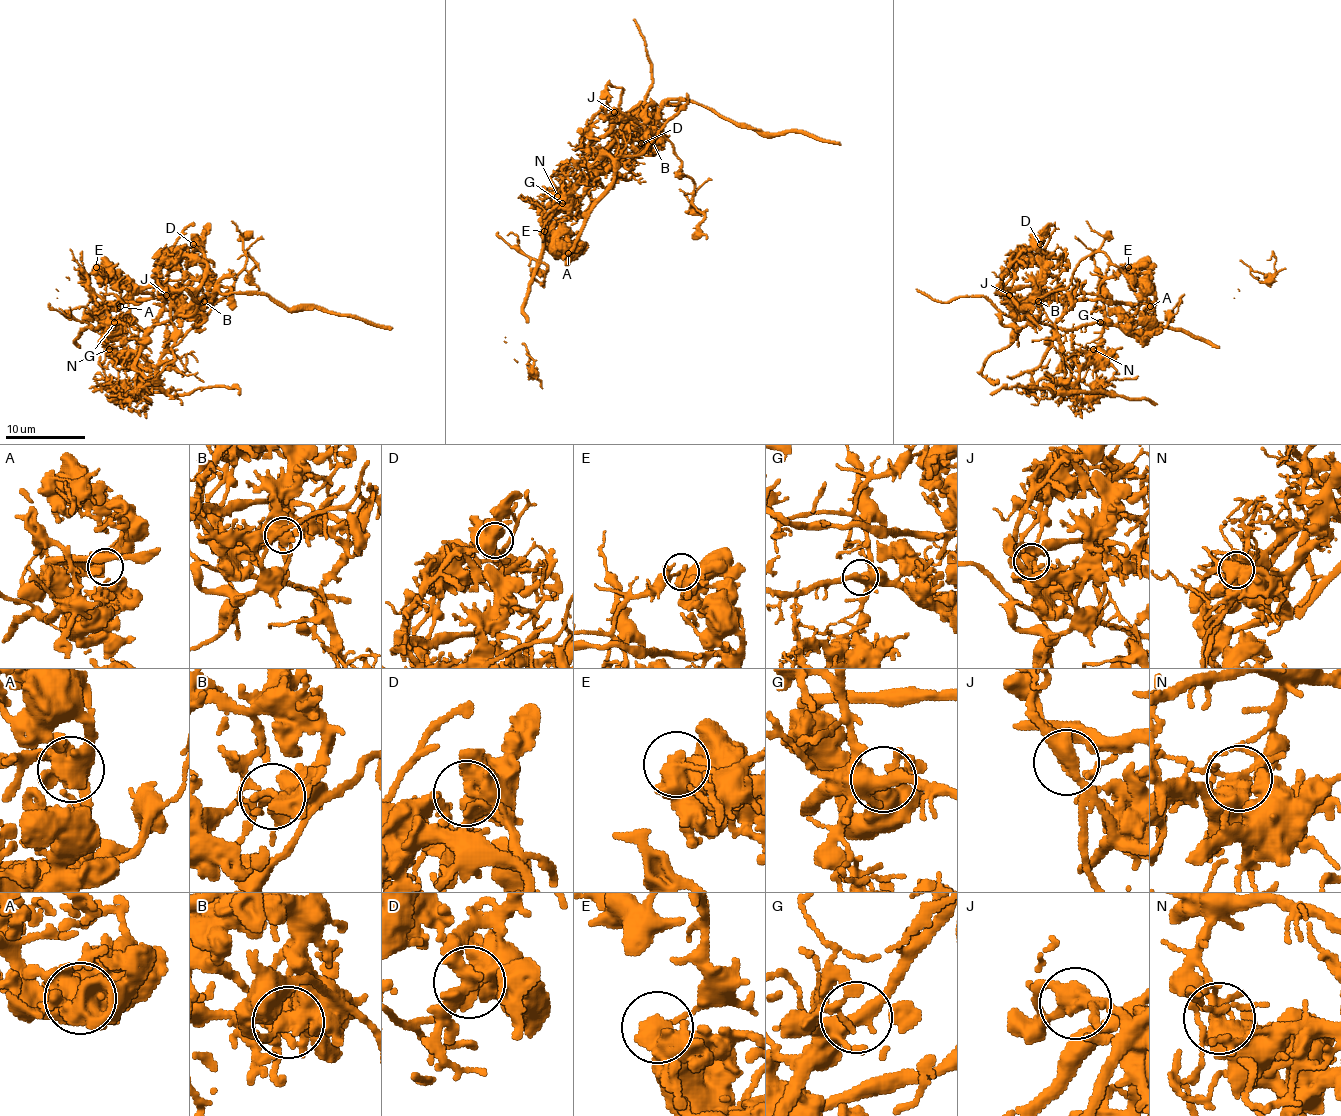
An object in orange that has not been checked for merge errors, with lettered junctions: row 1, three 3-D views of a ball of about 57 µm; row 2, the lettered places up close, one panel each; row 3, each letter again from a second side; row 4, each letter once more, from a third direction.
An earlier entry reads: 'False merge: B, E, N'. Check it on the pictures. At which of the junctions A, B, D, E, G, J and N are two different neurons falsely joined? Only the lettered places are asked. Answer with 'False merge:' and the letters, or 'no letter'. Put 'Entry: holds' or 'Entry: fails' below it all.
False merge: B, E, J, N
Entry: fails

